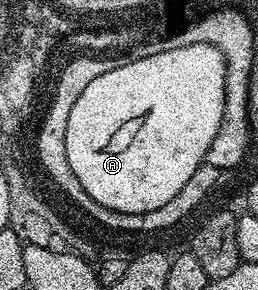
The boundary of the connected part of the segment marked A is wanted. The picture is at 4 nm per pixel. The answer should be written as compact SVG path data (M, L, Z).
M200 42L192 43L188 47L174 48L172 51L148 54L145 59L136 60L132 64L122 64L113 71L105 72L96 79L90 80L90 84L71 109L70 118L66 124L66 156L69 157L74 176L78 176L79 183L89 196L108 209L128 214L153 212L156 208L168 204L174 196L178 196L182 192L183 185L194 176L196 170L199 170L207 159L211 142L215 134L221 130L224 118L225 69L226 59L220 49L215 44Z

